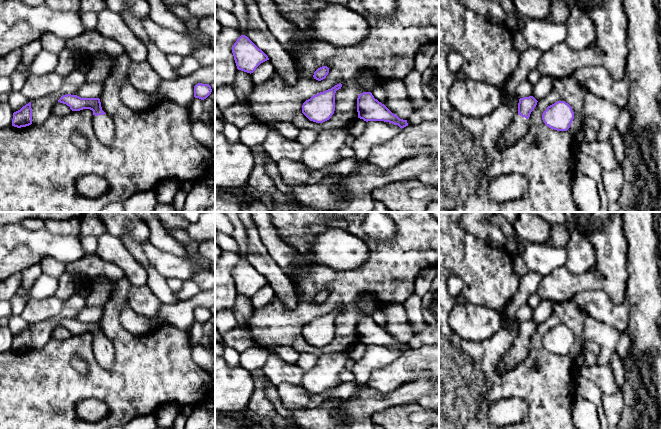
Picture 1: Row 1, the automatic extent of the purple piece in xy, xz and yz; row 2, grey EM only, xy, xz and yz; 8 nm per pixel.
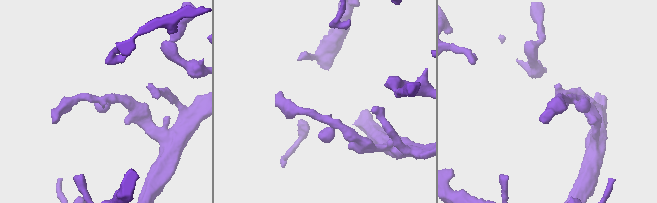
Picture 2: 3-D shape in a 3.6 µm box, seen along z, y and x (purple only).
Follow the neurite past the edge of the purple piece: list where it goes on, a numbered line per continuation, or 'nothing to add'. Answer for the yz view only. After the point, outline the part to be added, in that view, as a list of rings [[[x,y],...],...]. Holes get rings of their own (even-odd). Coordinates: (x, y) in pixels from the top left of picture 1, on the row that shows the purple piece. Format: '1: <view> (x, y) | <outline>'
1: yz (519, 128) | [[[516,114],[513,122],[501,133],[496,149],[503,151],[511,147],[515,142],[527,135],[529,126],[530,118],[526,119]]]

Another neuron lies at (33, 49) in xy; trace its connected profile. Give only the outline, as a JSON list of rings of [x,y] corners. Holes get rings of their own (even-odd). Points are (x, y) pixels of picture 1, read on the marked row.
[[[40,40],[27,44],[21,49],[21,63],[30,66],[36,56],[43,50]]]

